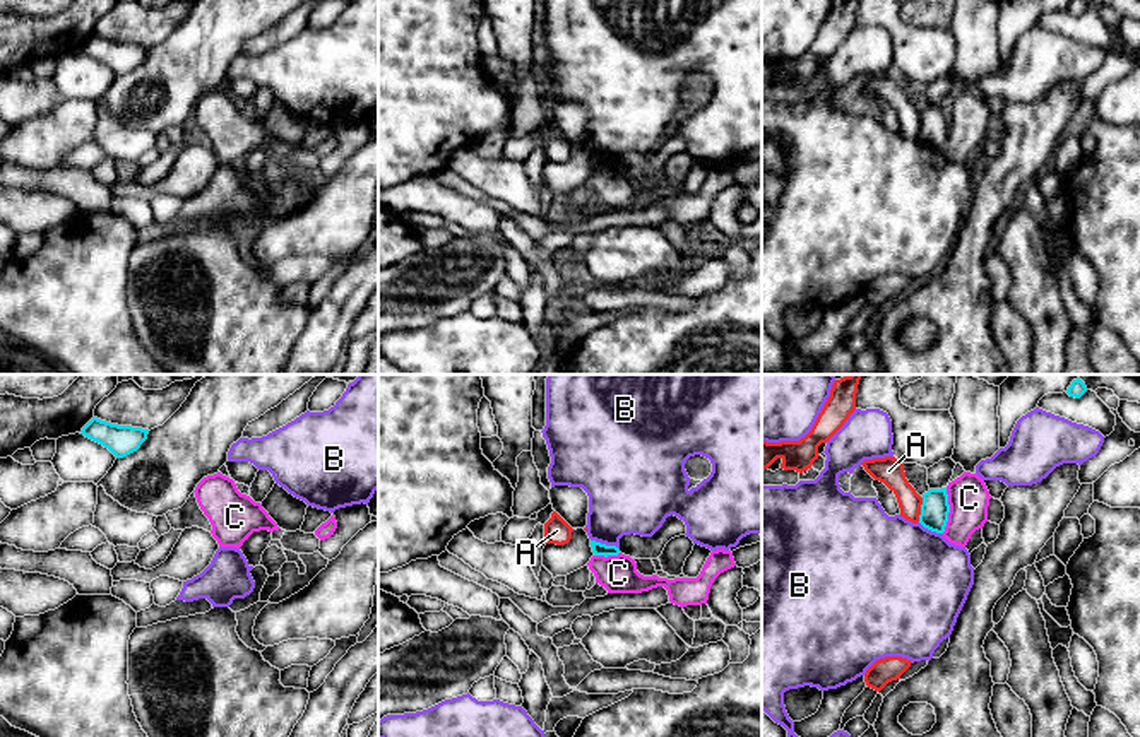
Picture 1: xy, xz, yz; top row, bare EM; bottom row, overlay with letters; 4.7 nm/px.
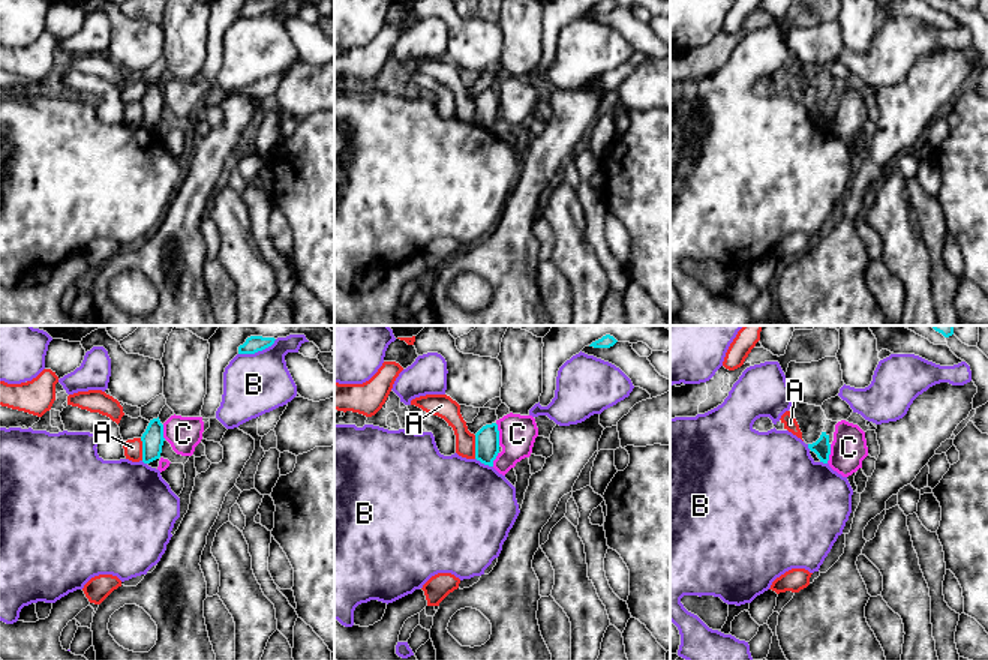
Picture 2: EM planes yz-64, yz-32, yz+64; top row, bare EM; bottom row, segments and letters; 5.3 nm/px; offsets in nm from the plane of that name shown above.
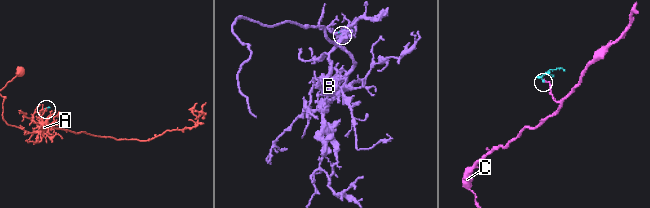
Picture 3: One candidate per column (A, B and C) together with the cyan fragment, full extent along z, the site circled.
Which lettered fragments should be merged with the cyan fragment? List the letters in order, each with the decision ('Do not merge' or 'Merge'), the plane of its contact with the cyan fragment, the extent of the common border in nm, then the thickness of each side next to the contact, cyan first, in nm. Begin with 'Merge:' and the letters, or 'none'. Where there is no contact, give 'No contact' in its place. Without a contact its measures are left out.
Merge: none
A: Do not merge. Touches cyan in yz. Shared border 110 nm. Thickness 140 nm (cyan) against 130 nm
B: Do not merge. Touches cyan in xz. Shared border 140 nm. Thickness 60 nm (cyan) against 360 nm
C: Do not merge. Touches cyan in yz. Shared border 220 nm. Thickness 140 nm (cyan) against 190 nm

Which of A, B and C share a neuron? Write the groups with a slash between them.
A / B / C

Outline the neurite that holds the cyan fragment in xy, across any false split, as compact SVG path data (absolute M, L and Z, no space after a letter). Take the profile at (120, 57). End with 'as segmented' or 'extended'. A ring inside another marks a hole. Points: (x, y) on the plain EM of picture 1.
M92 34L80 48L86 55L108 65L116 75L123 75L140 65L147 56L149 46L118 43Z; as segmented

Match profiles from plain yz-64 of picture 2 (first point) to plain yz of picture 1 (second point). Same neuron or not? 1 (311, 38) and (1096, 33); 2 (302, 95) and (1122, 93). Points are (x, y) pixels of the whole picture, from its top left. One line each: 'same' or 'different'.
1: same
2: same

